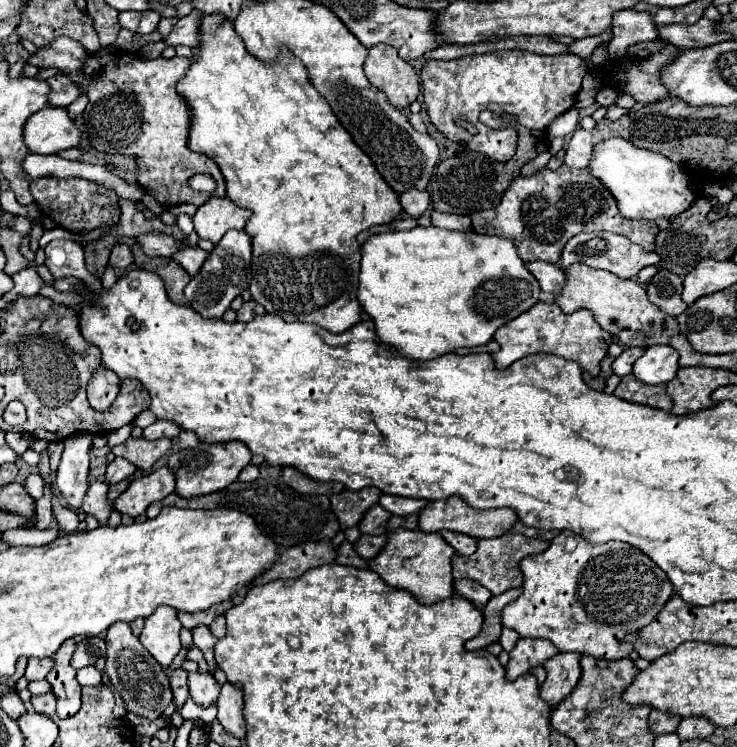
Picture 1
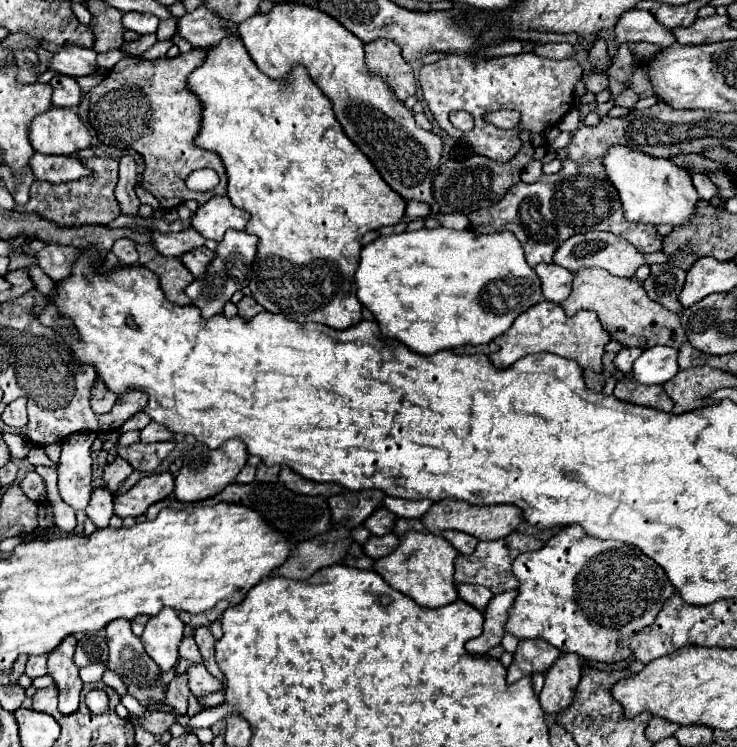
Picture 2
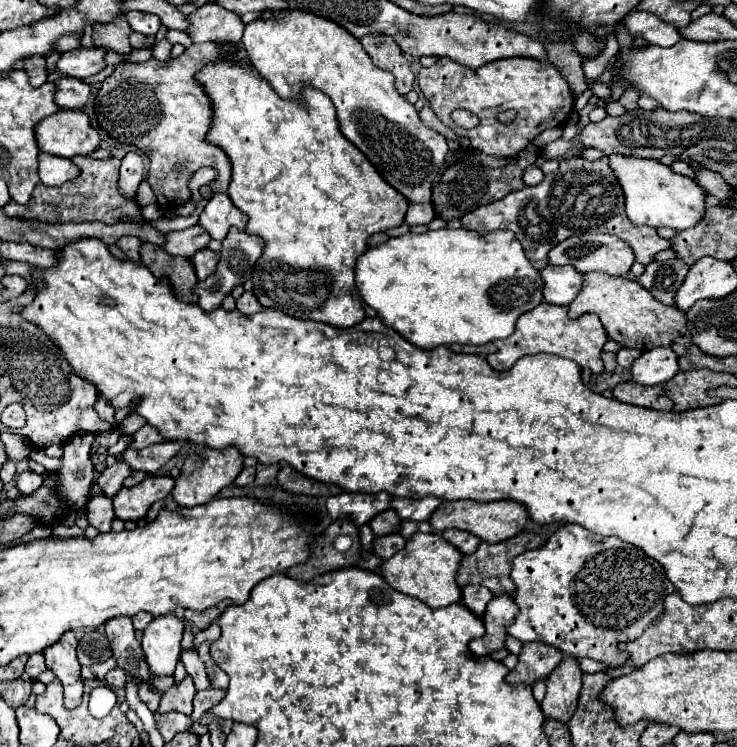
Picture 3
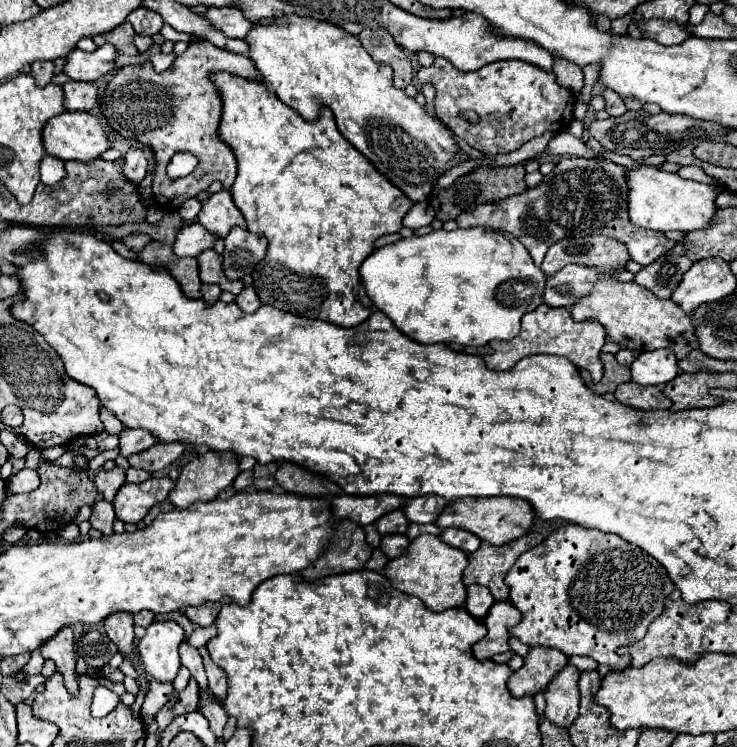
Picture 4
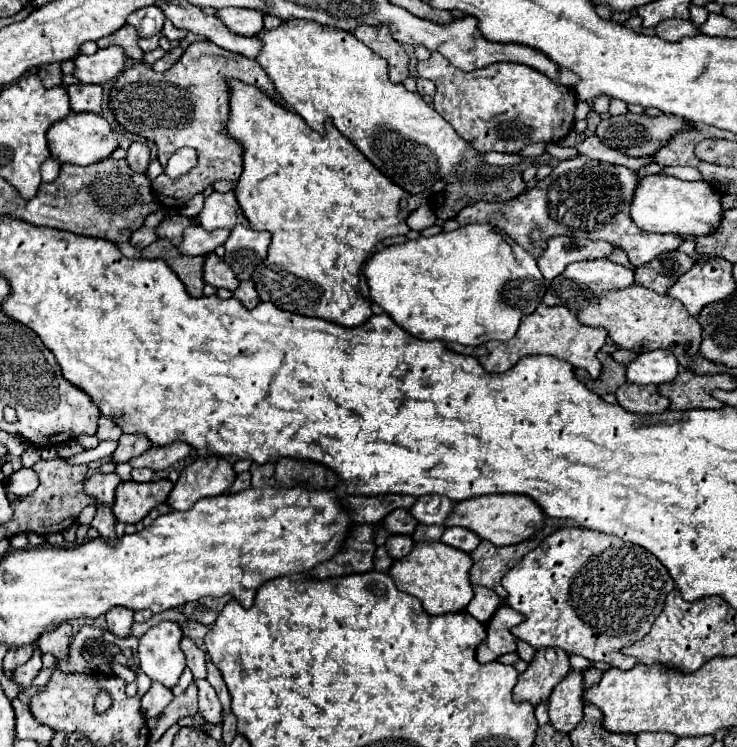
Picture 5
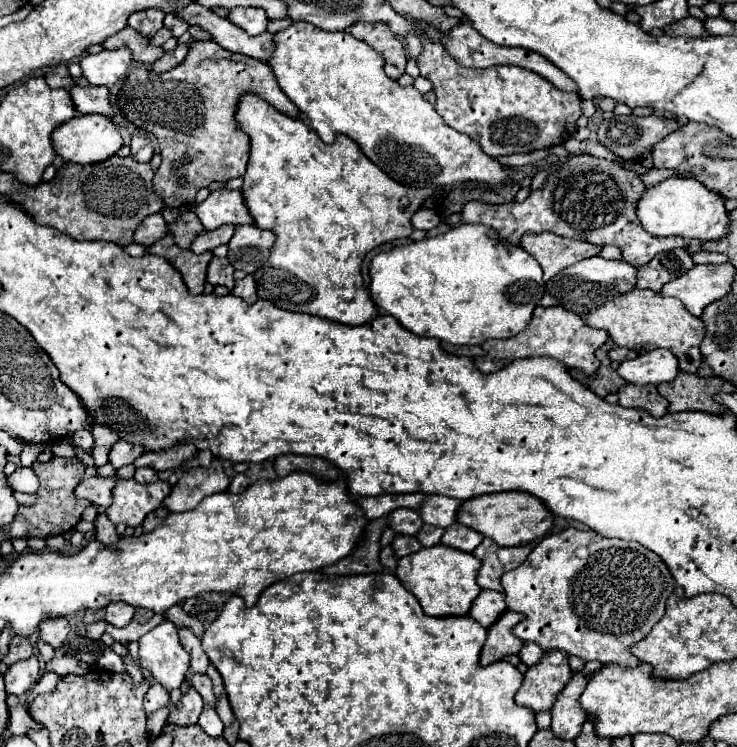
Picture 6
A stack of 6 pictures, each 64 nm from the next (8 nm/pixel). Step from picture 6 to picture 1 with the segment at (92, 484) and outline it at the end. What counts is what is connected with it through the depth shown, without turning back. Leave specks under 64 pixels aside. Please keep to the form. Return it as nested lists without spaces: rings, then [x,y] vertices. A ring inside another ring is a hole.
[[[116,458],[116,460],[110,462],[108,468],[106,468],[106,482],[108,482],[110,486],[112,486],[112,484],[118,484],[120,480],[130,478],[130,476],[134,474],[134,470],[136,470],[134,464],[130,464],[130,462],[124,460],[124,458]]]

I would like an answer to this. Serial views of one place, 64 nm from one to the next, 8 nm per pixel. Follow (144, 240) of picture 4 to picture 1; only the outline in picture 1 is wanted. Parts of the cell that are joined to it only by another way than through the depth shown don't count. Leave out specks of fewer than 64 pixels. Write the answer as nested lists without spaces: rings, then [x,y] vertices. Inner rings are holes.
[[[116,244],[116,246],[112,248],[110,264],[112,264],[114,268],[124,270],[124,268],[128,268],[132,262],[134,262],[134,256],[132,256],[132,250],[130,250],[128,244]]]

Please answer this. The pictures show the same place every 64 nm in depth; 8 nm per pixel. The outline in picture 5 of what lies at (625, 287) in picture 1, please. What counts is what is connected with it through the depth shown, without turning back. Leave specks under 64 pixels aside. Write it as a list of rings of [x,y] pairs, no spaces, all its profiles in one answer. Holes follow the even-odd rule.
[[[632,284],[624,290],[612,290],[606,296],[598,296],[596,304],[586,306],[576,312],[578,320],[592,328],[606,328],[610,338],[618,348],[638,350],[638,354],[648,350],[670,350],[682,368],[692,368],[694,356],[700,352],[702,342],[702,326],[688,310],[670,296],[660,296],[648,288]]]

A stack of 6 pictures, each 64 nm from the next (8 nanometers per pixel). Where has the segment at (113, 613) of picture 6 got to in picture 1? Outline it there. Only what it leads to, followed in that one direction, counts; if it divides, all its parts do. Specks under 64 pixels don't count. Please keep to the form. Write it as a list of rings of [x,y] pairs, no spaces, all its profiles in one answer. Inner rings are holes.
[[[116,622],[108,628],[106,634],[108,654],[106,654],[106,674],[110,676],[110,684],[116,688],[120,698],[126,702],[128,712],[142,714],[150,720],[162,716],[164,708],[172,702],[172,692],[164,668],[156,664],[156,660],[142,648],[142,642],[132,634],[128,622]]]

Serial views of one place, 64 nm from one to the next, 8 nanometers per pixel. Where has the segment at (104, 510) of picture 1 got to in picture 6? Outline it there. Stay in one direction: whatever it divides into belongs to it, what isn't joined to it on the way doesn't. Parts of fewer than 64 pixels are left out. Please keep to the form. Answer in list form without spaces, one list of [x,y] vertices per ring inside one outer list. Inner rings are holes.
[[[100,512],[100,514],[98,514],[98,518],[96,518],[94,526],[96,526],[96,540],[104,542],[104,546],[108,546],[108,548],[114,548],[114,546],[116,546],[116,542],[120,540],[120,536],[116,534],[114,524],[108,520],[108,516],[106,516],[104,512]]]

